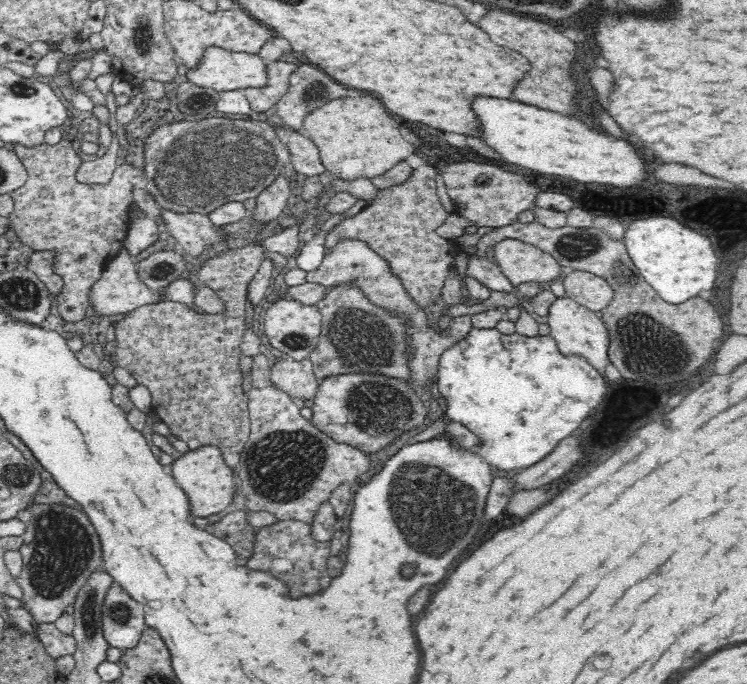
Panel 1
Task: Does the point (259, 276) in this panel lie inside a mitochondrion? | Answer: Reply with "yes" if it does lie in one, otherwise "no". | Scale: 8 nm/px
no

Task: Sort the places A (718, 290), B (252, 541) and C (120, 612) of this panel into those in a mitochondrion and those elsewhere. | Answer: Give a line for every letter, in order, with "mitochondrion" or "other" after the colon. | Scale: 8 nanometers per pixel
A: other
B: other
C: mitochondrion

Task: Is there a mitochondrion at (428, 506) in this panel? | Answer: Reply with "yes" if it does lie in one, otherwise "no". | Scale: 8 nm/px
yes

